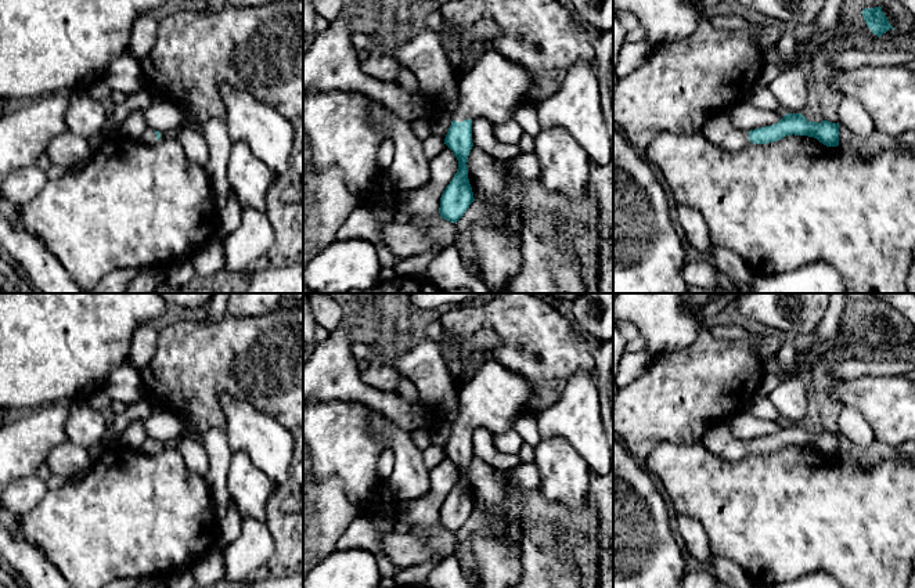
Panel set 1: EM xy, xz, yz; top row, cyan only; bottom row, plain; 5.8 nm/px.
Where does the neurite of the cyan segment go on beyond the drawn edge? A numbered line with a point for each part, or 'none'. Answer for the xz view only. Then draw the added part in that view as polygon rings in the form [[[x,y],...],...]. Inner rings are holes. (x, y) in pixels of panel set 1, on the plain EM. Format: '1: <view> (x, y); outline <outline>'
1: xz (494, 397); outline [[[487,361],[458,389],[460,416],[453,430],[489,428],[494,433],[514,430],[533,398],[532,385],[496,361]]]

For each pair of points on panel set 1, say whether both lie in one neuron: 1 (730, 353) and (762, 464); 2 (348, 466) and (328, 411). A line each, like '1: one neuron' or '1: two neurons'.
1: two neurons
2: one neuron

